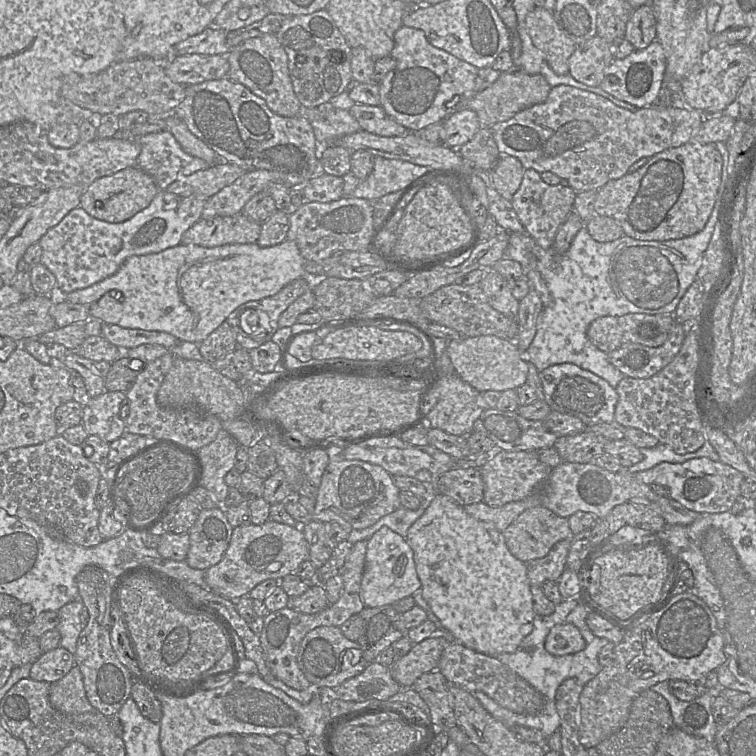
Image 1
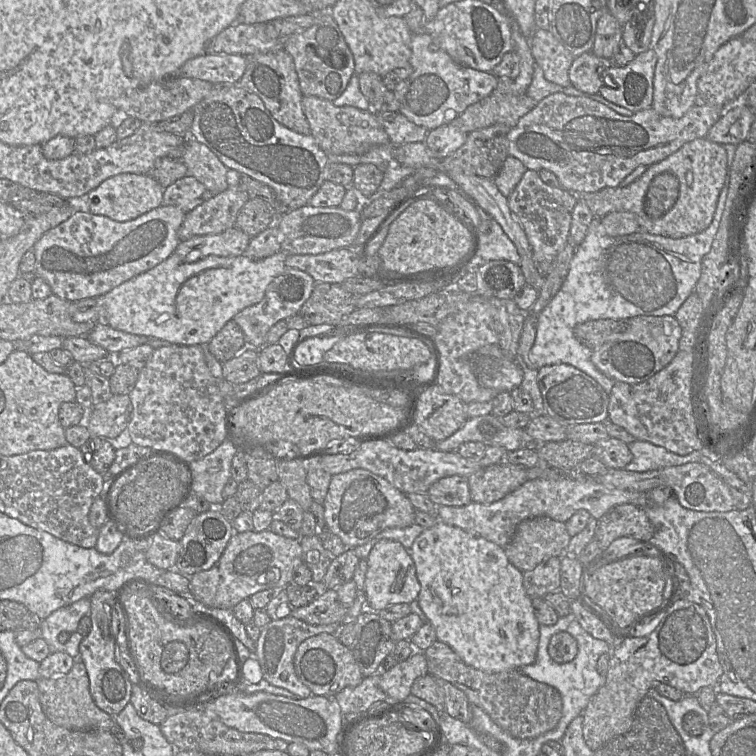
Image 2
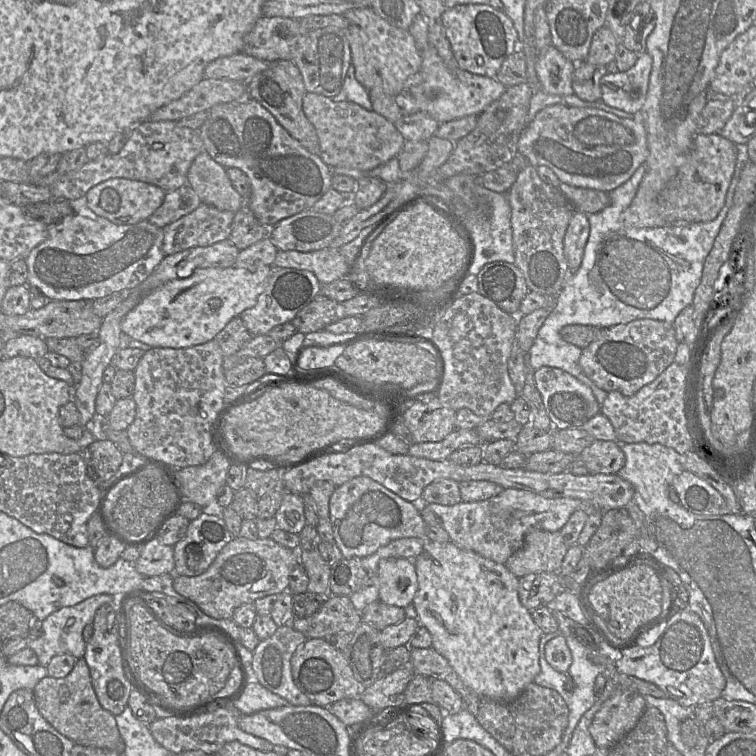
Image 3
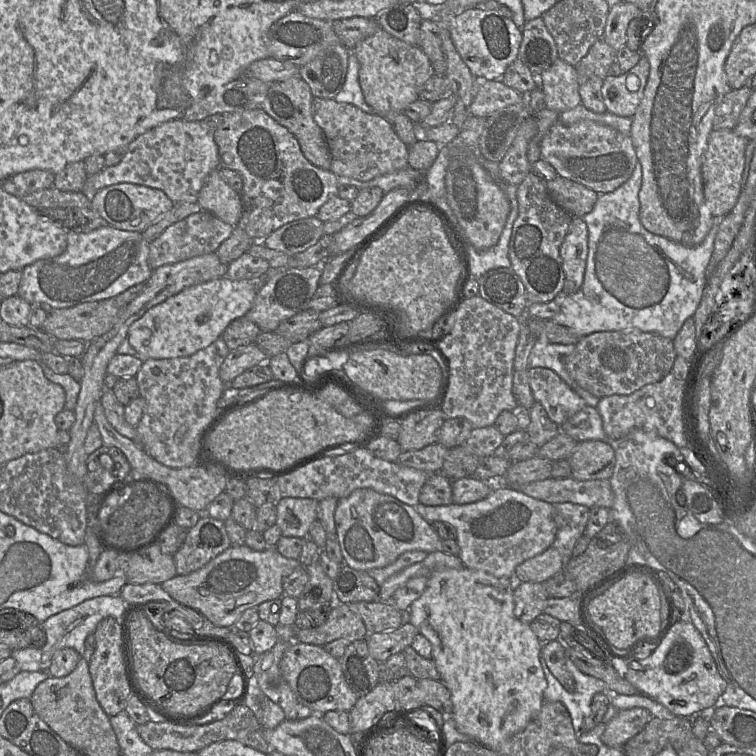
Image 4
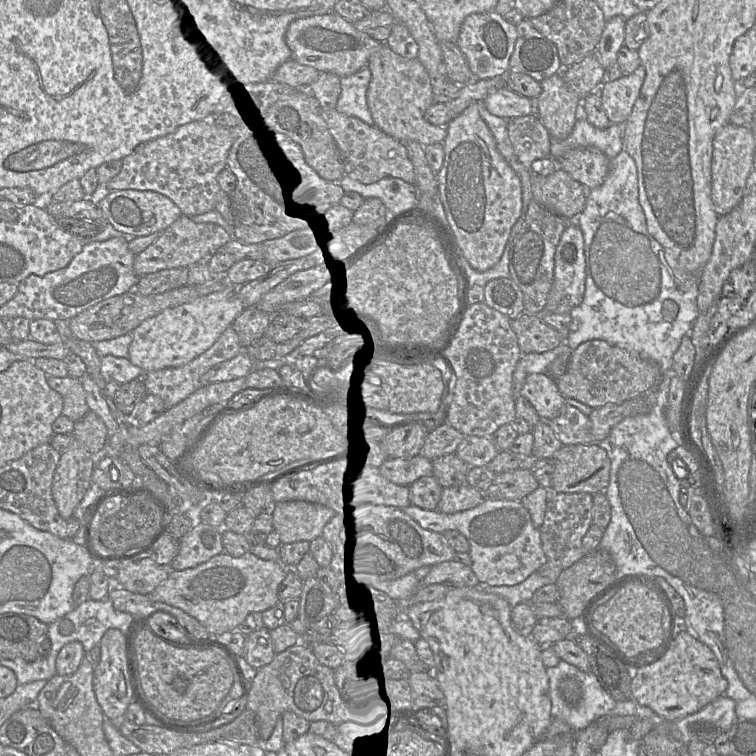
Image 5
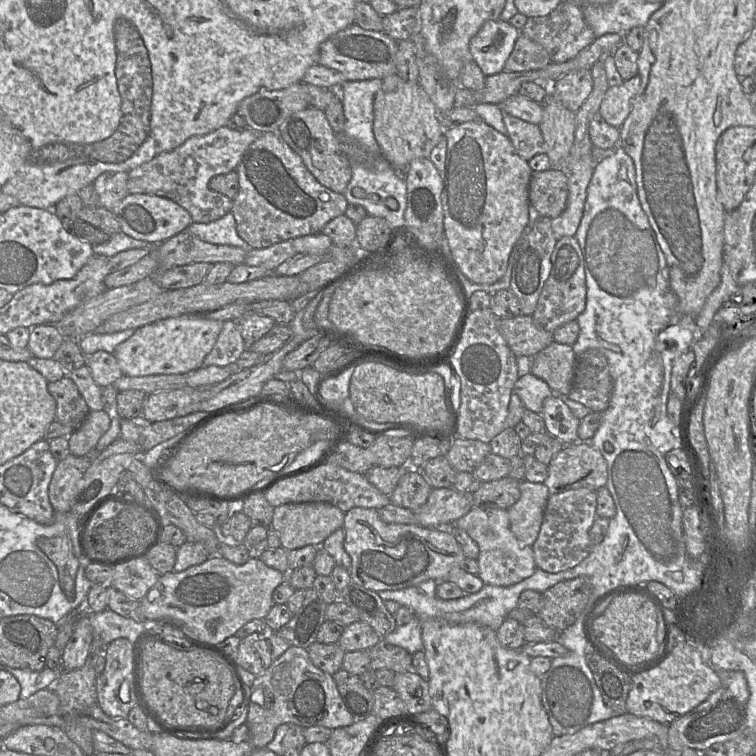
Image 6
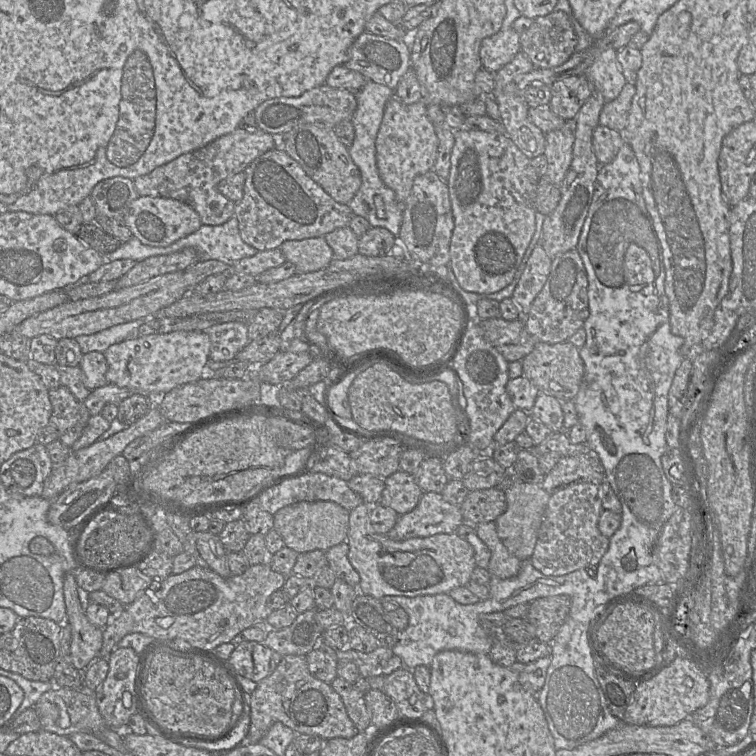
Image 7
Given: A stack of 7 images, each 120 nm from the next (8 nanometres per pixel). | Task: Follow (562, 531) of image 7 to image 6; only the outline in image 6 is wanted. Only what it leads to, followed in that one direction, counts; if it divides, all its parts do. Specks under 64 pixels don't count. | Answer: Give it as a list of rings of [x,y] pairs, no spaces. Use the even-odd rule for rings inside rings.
[[[571,489],[549,496],[540,532],[532,546],[537,568],[558,573],[575,567],[590,554],[594,545],[589,531],[597,517],[596,507],[597,494],[590,489]]]

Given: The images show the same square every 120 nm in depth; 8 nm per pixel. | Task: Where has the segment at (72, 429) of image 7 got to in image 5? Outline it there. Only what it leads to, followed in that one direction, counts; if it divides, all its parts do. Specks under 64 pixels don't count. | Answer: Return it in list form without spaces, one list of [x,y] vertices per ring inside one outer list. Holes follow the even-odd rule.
[[[47,375],[48,385],[63,398],[62,414],[74,422],[79,421],[90,409],[86,403],[86,393],[79,381],[74,377],[54,377]]]

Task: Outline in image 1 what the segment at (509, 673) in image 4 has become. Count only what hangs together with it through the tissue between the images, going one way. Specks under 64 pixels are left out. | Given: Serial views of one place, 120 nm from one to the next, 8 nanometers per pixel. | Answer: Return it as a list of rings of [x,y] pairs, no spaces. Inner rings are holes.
[[[436,494],[429,507],[409,528],[405,537],[414,555],[414,562],[418,577],[421,581],[422,595],[431,607],[433,613],[440,620],[442,627],[450,633],[455,641],[462,645],[486,655],[497,657],[502,653],[513,653],[519,647],[523,639],[531,633],[534,628],[534,602],[531,592],[531,585],[527,574],[527,563],[516,558],[509,550],[504,533],[493,523],[477,520],[468,514],[464,507],[448,496]]]

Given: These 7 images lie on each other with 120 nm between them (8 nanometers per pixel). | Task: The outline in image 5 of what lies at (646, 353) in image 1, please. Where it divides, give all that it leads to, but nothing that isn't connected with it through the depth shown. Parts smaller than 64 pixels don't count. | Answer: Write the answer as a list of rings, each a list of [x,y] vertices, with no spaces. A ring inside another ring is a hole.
[[[593,339],[581,343],[571,352],[566,371],[556,382],[565,398],[574,398],[592,408],[598,408],[608,403],[621,403],[649,389],[655,389],[660,379],[661,370],[655,362],[642,358],[636,351],[610,344],[605,340]]]

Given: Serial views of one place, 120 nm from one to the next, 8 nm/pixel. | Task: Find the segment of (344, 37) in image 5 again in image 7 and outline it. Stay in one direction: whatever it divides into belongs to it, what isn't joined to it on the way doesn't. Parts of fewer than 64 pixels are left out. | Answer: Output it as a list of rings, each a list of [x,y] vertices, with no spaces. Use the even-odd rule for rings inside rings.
[[[365,31],[351,45],[344,65],[361,73],[368,81],[396,90],[403,75],[411,68],[411,50],[403,40]]]

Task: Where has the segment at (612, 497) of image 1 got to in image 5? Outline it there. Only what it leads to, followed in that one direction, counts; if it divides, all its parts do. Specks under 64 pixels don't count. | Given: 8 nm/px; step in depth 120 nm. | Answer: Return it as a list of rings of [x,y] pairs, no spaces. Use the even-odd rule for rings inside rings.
[[[486,498],[478,506],[454,514],[425,510],[412,504],[403,510],[424,529],[437,533],[446,530],[457,530],[462,533],[470,545],[470,568],[482,584],[519,584],[547,562],[540,529],[534,526],[528,509],[519,500]]]

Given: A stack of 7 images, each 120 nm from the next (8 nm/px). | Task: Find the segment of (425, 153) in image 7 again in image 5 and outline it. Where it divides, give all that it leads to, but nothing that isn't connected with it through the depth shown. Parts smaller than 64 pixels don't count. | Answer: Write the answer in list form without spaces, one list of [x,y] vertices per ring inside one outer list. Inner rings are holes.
[[[383,43],[369,58],[368,68],[371,79],[367,89],[367,106],[378,129],[399,141],[413,140],[422,145],[444,141],[446,127],[435,126],[424,119],[426,110],[435,102],[429,75],[417,58],[403,58]]]

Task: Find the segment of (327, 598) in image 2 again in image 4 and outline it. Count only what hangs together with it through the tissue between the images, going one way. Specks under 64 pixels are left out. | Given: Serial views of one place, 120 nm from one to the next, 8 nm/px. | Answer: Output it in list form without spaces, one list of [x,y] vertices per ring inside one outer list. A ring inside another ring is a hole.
[[[336,602],[326,621],[318,627],[296,629],[296,641],[323,646],[335,640],[343,640],[347,644],[366,639],[368,631],[362,619],[354,613],[350,605]]]

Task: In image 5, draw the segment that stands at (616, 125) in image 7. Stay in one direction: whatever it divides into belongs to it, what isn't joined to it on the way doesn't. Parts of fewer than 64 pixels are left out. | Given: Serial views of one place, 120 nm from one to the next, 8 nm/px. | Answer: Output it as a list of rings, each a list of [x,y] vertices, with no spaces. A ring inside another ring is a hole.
[[[640,65],[630,75],[614,81],[604,81],[598,88],[603,109],[611,123],[624,123],[629,117],[645,79],[645,68]]]

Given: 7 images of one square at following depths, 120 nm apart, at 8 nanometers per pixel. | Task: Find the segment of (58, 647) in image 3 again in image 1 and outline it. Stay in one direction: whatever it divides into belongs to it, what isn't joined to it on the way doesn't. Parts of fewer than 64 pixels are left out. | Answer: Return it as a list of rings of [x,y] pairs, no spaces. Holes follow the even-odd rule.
[[[80,599],[72,601],[59,609],[59,623],[57,630],[61,635],[60,647],[65,648],[71,654],[75,654],[77,640],[82,631],[80,614],[84,604]]]

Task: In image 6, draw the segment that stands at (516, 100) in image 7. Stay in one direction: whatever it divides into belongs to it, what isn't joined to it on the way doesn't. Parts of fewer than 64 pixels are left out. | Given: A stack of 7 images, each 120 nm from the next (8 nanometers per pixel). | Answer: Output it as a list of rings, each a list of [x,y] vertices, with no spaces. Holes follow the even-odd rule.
[[[520,32],[503,71],[523,72],[539,70],[550,63],[551,58],[546,49]],[[503,112],[503,122],[517,154],[529,162],[534,156],[546,153],[546,144],[539,125],[526,122]]]

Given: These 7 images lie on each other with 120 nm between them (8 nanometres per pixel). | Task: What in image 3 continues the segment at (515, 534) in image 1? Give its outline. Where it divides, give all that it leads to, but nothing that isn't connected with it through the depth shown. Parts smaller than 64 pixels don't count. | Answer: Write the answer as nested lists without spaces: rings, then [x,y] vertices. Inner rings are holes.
[[[530,529],[520,549],[506,561],[506,567],[518,578],[531,573],[559,573],[569,546],[560,531]]]

